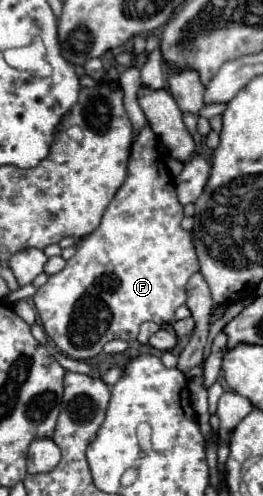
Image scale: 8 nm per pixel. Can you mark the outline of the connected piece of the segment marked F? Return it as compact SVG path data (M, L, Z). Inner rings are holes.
M145 126L133 144L127 178L111 204L105 208L99 228L81 242L77 254L67 260L67 266L61 272L49 276L47 284L43 284L33 296L47 336L65 356L75 360L89 360L95 358L109 340L121 338L133 342L143 322L167 324L173 318L177 306L185 304L185 284L191 274L199 270L199 264L193 236L189 230L181 228L183 216L185 214L175 192L175 182L157 152L157 138L153 130Z

